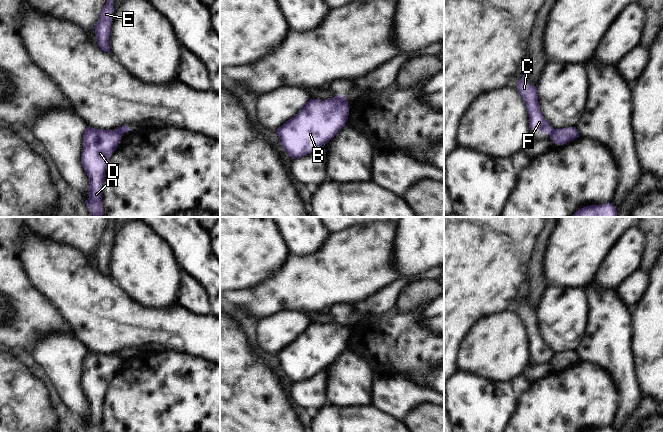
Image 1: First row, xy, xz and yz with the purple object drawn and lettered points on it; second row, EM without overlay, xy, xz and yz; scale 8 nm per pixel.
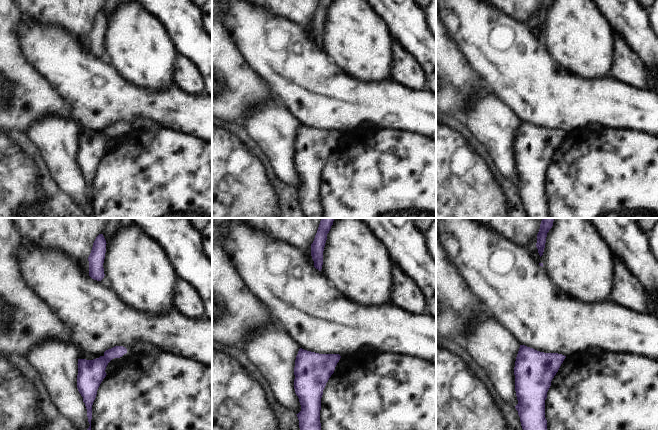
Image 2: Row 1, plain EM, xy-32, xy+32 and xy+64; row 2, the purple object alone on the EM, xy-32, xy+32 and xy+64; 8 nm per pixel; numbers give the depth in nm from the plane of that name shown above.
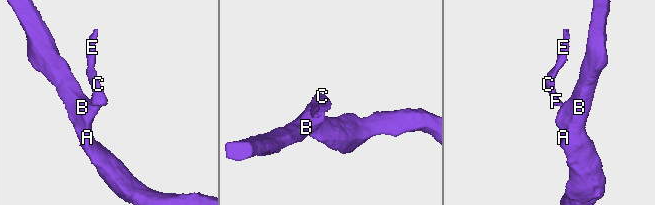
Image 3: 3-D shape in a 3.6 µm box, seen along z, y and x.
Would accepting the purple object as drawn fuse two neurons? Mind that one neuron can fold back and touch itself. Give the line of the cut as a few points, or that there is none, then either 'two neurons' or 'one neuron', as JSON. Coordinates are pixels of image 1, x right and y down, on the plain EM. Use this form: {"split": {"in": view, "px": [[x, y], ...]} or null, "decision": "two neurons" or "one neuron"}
{"split": {"in": "xy", "px": [[114, 353], [123, 356]]}, "decision": "two neurons"}

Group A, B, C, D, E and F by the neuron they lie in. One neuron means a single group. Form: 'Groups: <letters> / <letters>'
Groups: A B D / C E F.

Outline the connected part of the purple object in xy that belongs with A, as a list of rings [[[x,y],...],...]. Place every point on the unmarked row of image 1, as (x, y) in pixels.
[[[85,352],[81,386],[89,402],[89,422],[85,425],[88,432],[103,432],[101,409],[105,393],[123,358],[115,353]]]

